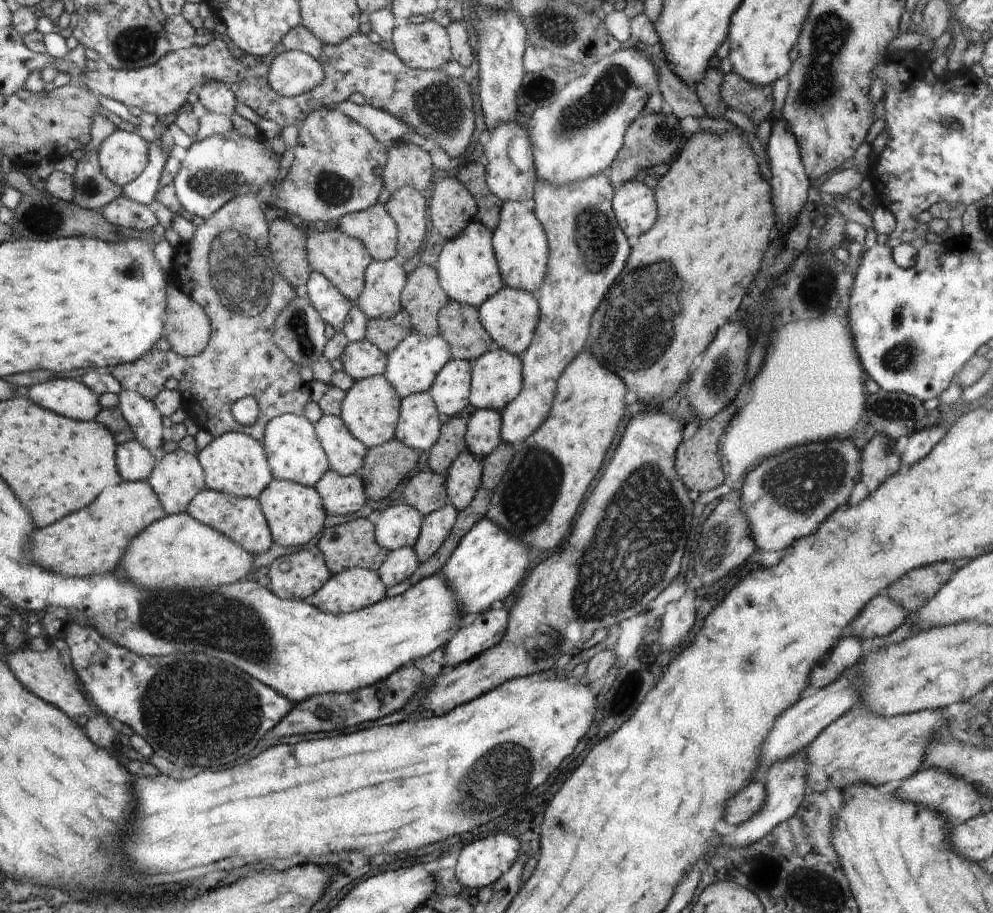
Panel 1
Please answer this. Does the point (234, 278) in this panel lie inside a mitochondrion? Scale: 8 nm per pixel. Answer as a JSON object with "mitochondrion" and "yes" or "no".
{"mitochondrion":"yes"}

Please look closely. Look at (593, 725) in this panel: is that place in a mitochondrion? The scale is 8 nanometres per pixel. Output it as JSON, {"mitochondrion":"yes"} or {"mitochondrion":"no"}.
{"mitochondrion":"no"}

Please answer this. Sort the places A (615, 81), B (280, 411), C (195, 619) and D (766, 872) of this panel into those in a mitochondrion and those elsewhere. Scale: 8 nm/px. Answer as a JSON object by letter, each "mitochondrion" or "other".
{"A":"mitochondrion","B":"other","C":"mitochondrion","D":"mitochondrion"}

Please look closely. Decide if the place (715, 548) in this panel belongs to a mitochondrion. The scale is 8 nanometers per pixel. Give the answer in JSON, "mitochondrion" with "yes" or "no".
{"mitochondrion":"yes"}

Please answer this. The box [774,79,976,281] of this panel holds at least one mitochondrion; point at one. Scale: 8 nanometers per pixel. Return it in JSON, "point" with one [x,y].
{"point":[955,125]}

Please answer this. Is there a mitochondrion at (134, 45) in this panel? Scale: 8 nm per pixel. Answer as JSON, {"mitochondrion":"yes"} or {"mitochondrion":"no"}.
{"mitochondrion":"yes"}

